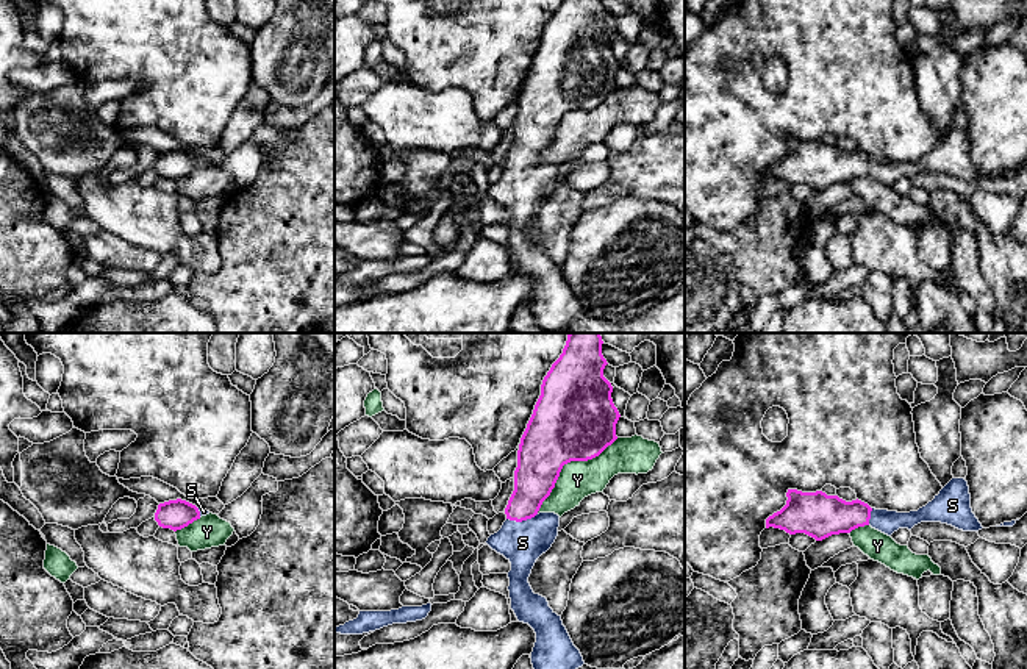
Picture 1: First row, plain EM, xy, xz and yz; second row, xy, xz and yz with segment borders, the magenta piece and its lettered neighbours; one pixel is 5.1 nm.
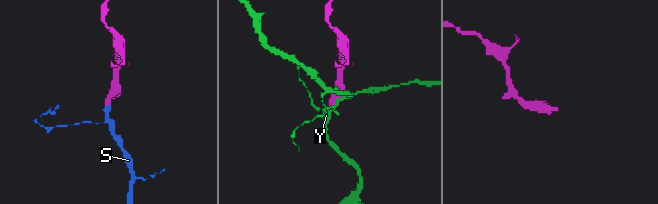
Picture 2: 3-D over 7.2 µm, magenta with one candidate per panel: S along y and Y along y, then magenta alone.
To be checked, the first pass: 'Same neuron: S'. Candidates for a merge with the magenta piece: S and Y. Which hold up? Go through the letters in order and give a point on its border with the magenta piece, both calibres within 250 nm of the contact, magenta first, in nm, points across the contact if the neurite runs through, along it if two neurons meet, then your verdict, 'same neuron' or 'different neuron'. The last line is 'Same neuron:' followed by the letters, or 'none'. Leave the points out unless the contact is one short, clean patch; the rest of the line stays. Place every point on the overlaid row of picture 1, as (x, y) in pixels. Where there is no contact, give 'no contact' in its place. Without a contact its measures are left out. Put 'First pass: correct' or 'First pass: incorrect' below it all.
S: xz (521, 521) | 220/220 nm | across xz (535, 477), (522, 507), (521, 521), (522, 543) | same neuron
Y: xz (566, 463) | 420/190 nm | different neuron
Same neuron: S
First pass: correct

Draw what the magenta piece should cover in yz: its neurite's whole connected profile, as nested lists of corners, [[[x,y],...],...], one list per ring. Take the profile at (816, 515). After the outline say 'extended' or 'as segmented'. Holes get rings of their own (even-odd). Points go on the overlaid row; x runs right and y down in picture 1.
[[[952,478],[932,502],[910,513],[875,510],[858,499],[846,502],[822,491],[788,489],[786,497],[786,505],[766,519],[766,528],[780,528],[789,535],[805,533],[816,541],[850,533],[864,525],[888,536],[899,528],[911,530],[921,522],[941,522],[963,531],[983,528],[972,513],[969,486],[964,478]]]; extended

